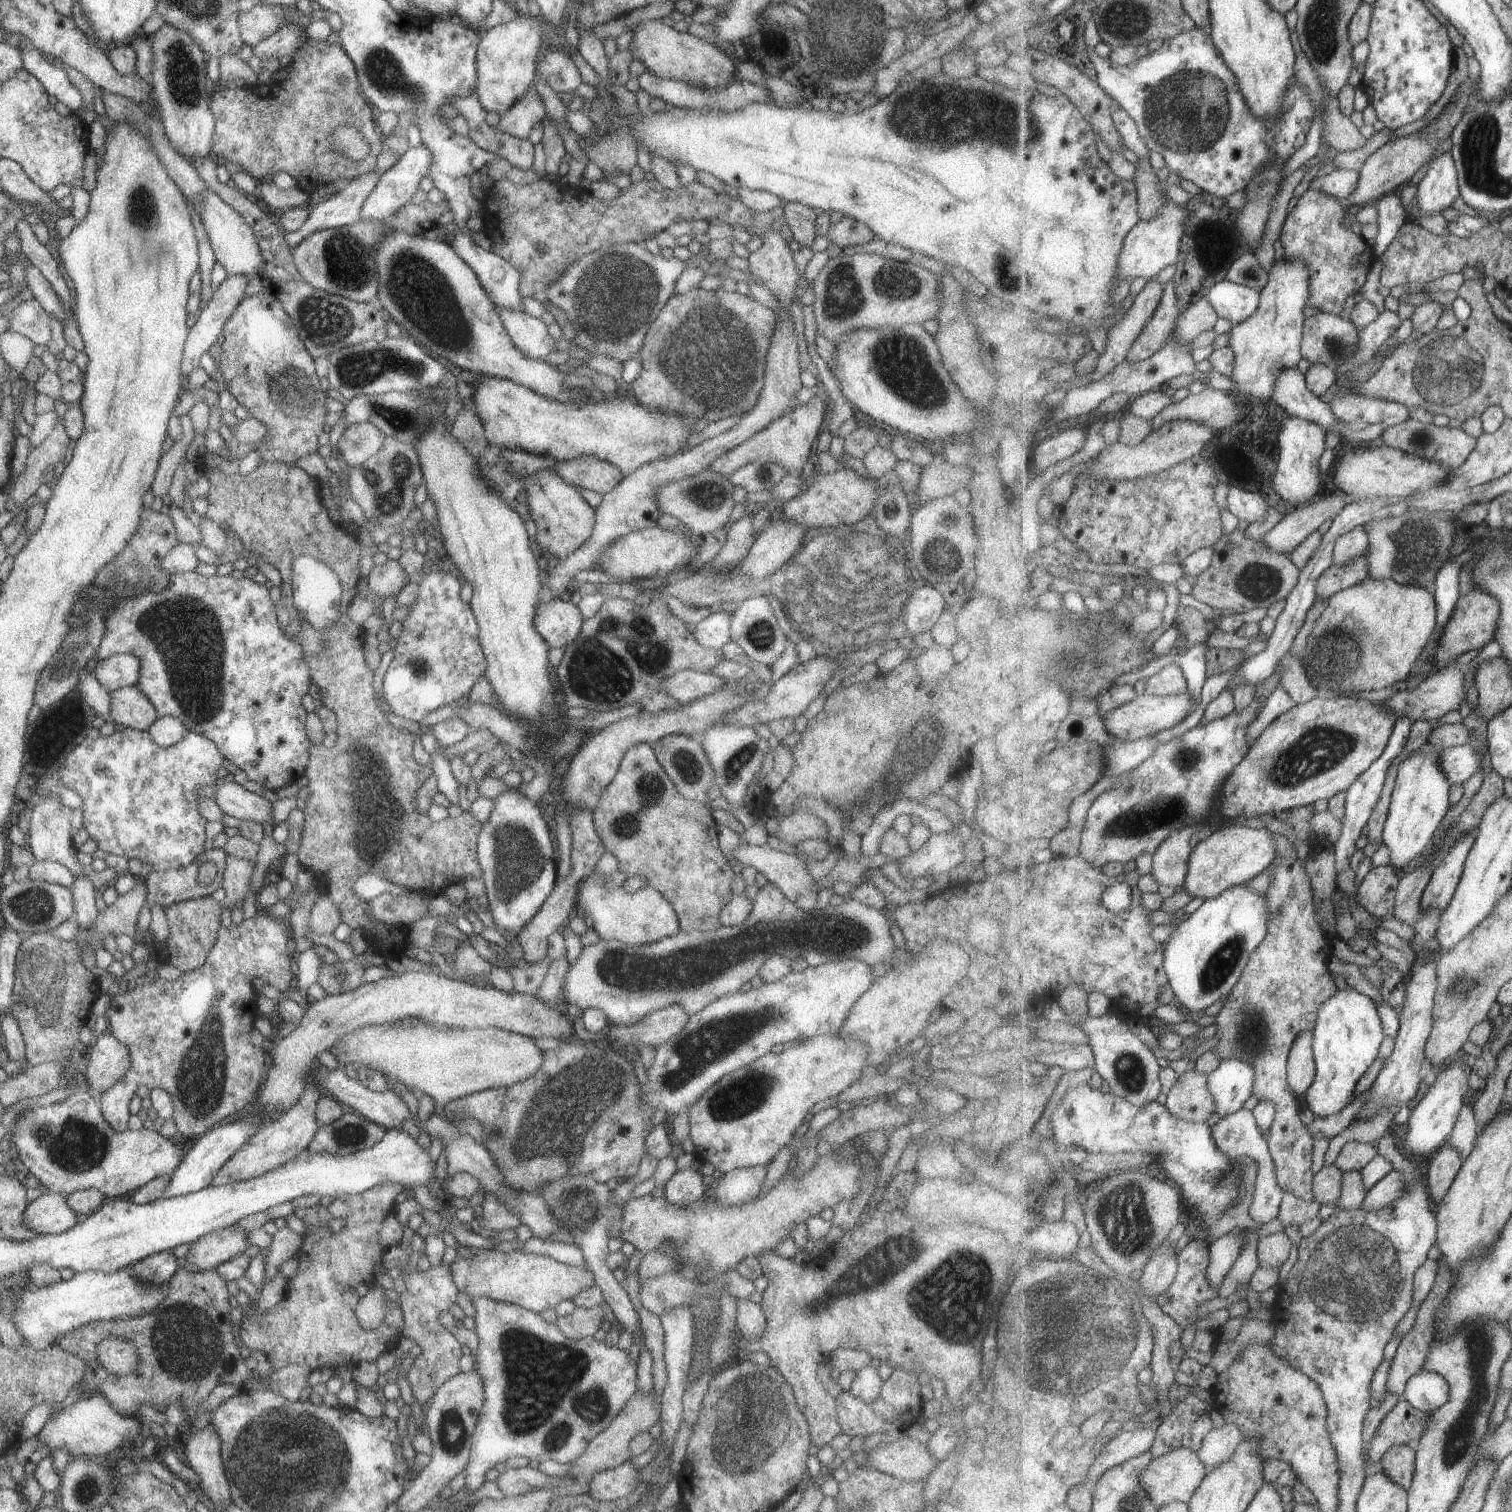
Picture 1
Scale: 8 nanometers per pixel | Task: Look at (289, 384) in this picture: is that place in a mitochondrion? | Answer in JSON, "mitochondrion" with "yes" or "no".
{"mitochondrion":"yes"}

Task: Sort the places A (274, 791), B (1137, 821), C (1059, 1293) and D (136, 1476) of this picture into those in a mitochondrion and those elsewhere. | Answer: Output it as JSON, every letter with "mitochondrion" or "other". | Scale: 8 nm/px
{"A":"other","B":"mitochondrion","C":"mitochondrion","D":"other"}

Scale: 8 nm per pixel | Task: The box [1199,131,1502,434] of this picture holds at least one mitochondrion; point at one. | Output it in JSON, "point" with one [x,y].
{"point":[1446,369]}

